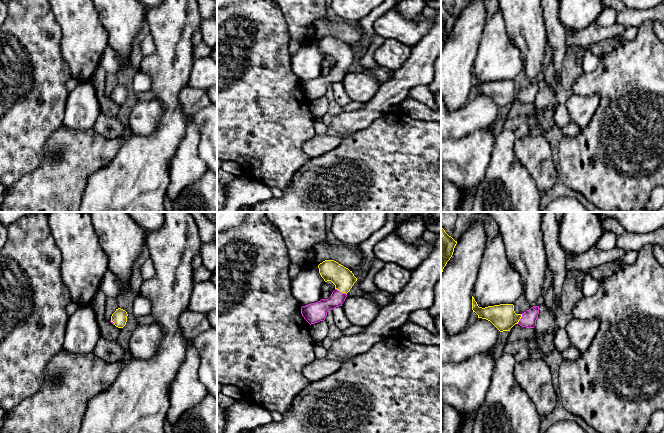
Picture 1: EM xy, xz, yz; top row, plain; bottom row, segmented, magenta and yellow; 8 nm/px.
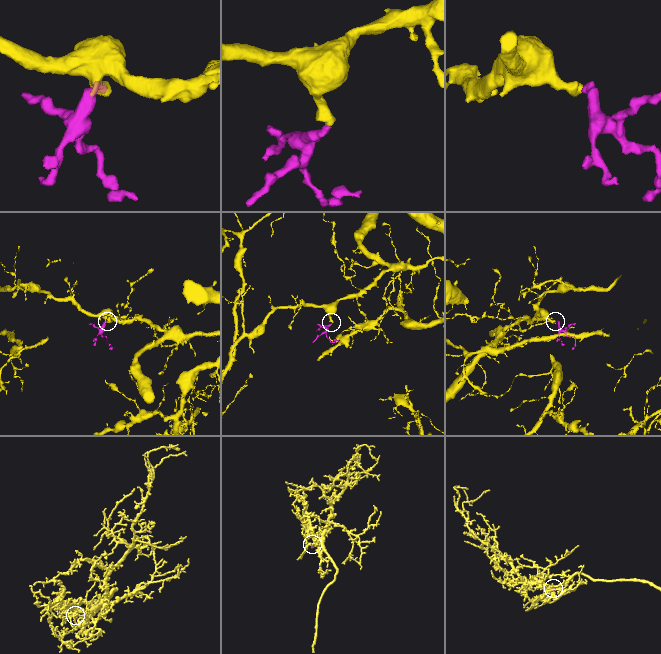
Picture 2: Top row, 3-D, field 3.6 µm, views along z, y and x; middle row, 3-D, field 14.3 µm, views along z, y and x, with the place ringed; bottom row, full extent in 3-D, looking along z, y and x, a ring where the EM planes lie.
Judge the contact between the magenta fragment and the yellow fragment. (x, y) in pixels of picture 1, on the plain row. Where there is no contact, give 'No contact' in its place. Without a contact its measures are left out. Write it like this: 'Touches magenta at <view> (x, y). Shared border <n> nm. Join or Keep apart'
Touches magenta at xz (341, 68). Shared border 110 nm. Join

